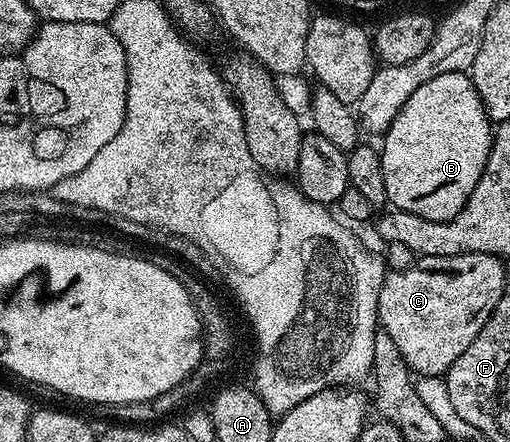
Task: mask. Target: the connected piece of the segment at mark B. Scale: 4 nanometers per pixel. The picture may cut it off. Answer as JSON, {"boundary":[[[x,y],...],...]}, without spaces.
{"boundary":[[[448,72],[444,76],[436,76],[436,80],[420,84],[420,88],[408,96],[396,120],[392,120],[381,139],[380,153],[387,203],[396,210],[416,212],[416,216],[424,216],[424,220],[447,222],[454,218],[456,212],[464,208],[468,196],[472,196],[472,188],[476,188],[488,164],[491,141],[492,123],[486,117],[486,109],[469,73]]]}

